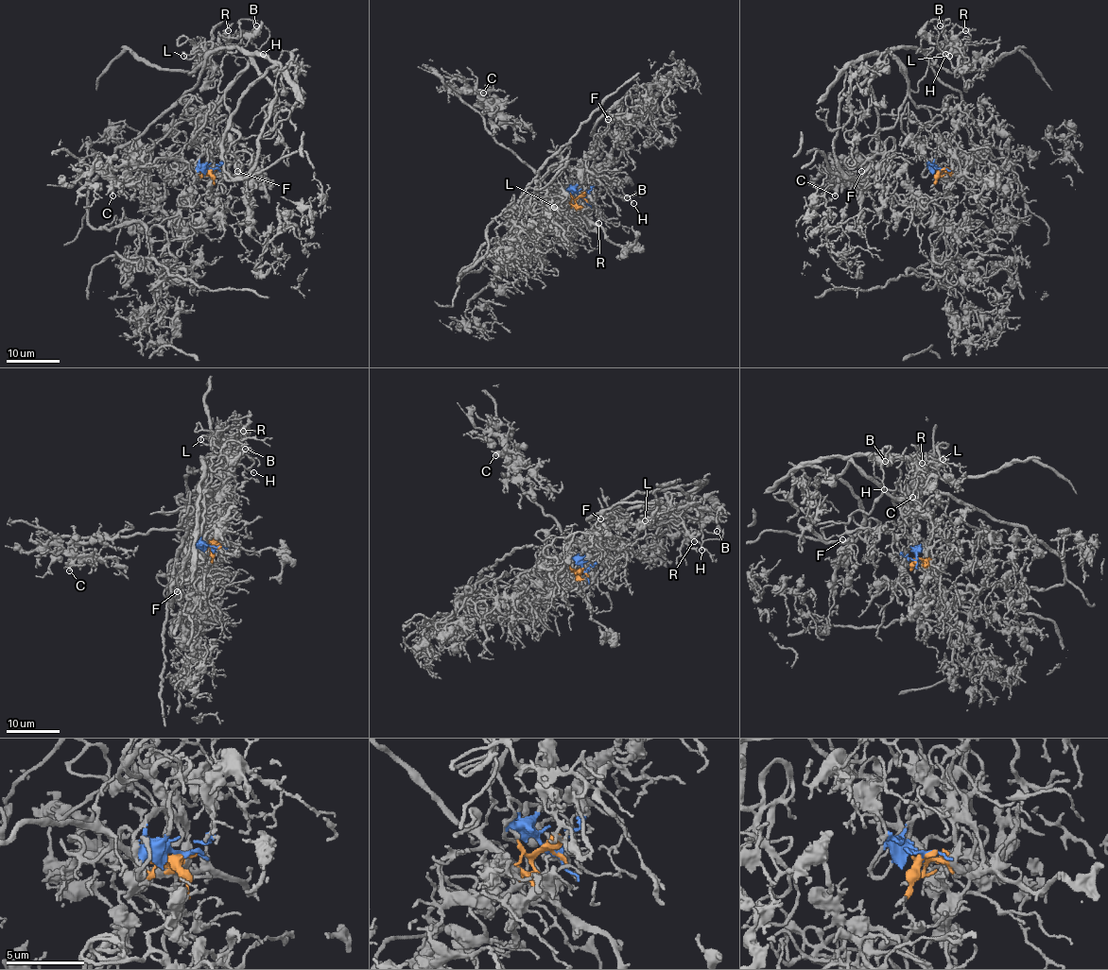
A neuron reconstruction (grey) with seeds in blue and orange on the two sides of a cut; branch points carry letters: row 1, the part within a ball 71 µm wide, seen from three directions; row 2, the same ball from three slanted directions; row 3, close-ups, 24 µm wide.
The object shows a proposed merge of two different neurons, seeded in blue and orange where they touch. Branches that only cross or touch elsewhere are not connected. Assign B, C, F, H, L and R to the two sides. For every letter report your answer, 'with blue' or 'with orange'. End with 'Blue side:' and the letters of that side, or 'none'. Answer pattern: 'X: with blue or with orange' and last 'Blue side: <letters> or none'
B: with blue
C: with orange
F: with blue
H: with blue
L: with blue
R: with blue
Blue side: B, F, H, L, R

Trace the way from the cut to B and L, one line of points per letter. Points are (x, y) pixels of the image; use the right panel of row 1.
B: (941, 168), (934, 161), (948, 147), (909, 96), (934, 49), (916, 52), (941, 25)
L: (941, 168), (934, 161), (948, 147), (909, 97), (934, 49), (926, 52), (934, 59), (955, 45), (948, 56)

